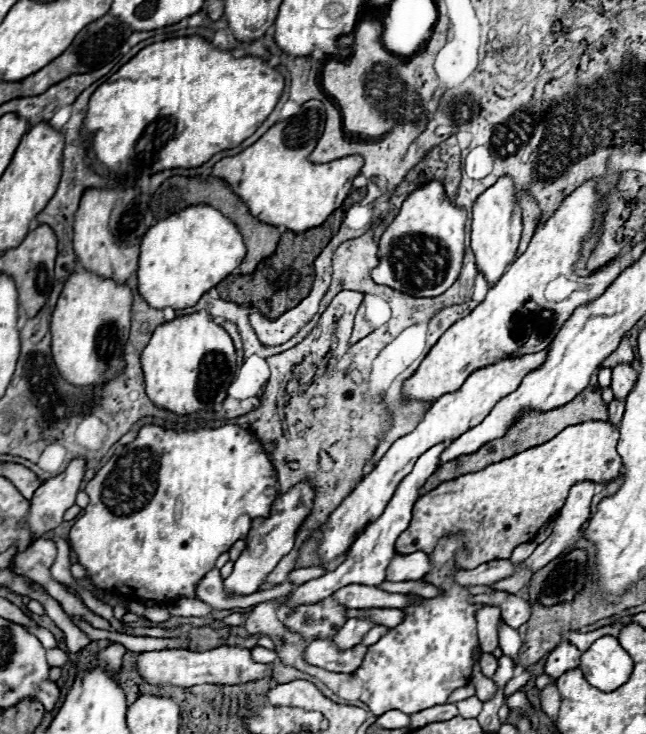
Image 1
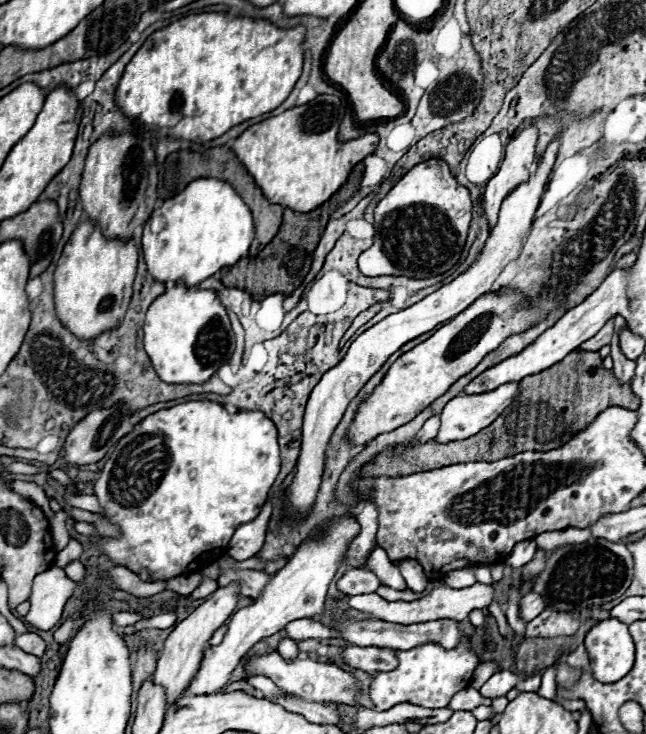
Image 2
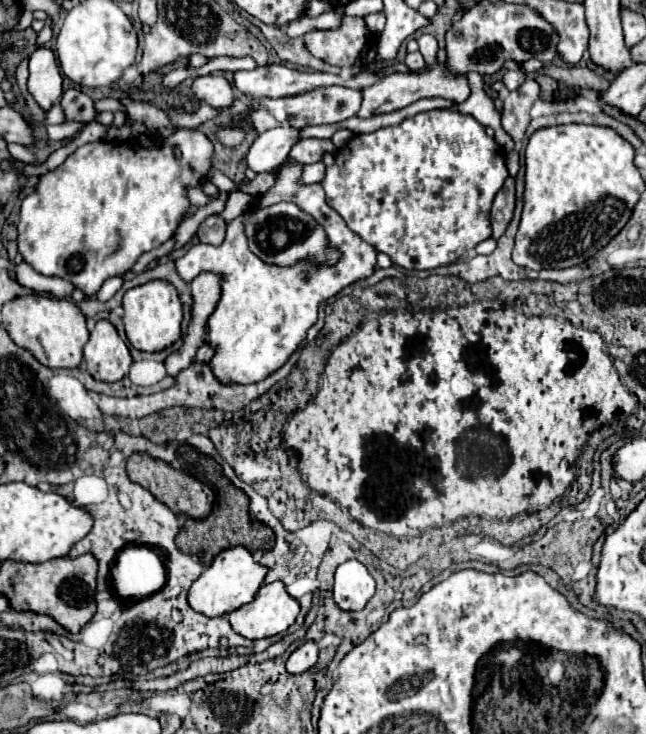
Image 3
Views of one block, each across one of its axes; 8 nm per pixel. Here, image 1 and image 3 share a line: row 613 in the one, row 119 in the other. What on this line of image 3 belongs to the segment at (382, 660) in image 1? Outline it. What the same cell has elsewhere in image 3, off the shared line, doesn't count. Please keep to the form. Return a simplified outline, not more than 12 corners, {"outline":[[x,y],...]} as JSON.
{"outline":[[430,110],[336,152],[326,202],[408,270],[492,236],[504,148]]}

